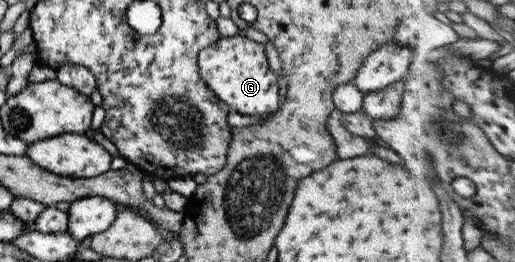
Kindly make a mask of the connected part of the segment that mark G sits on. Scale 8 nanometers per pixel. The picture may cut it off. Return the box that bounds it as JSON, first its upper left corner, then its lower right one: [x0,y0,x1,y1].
[197,33,279,119]

